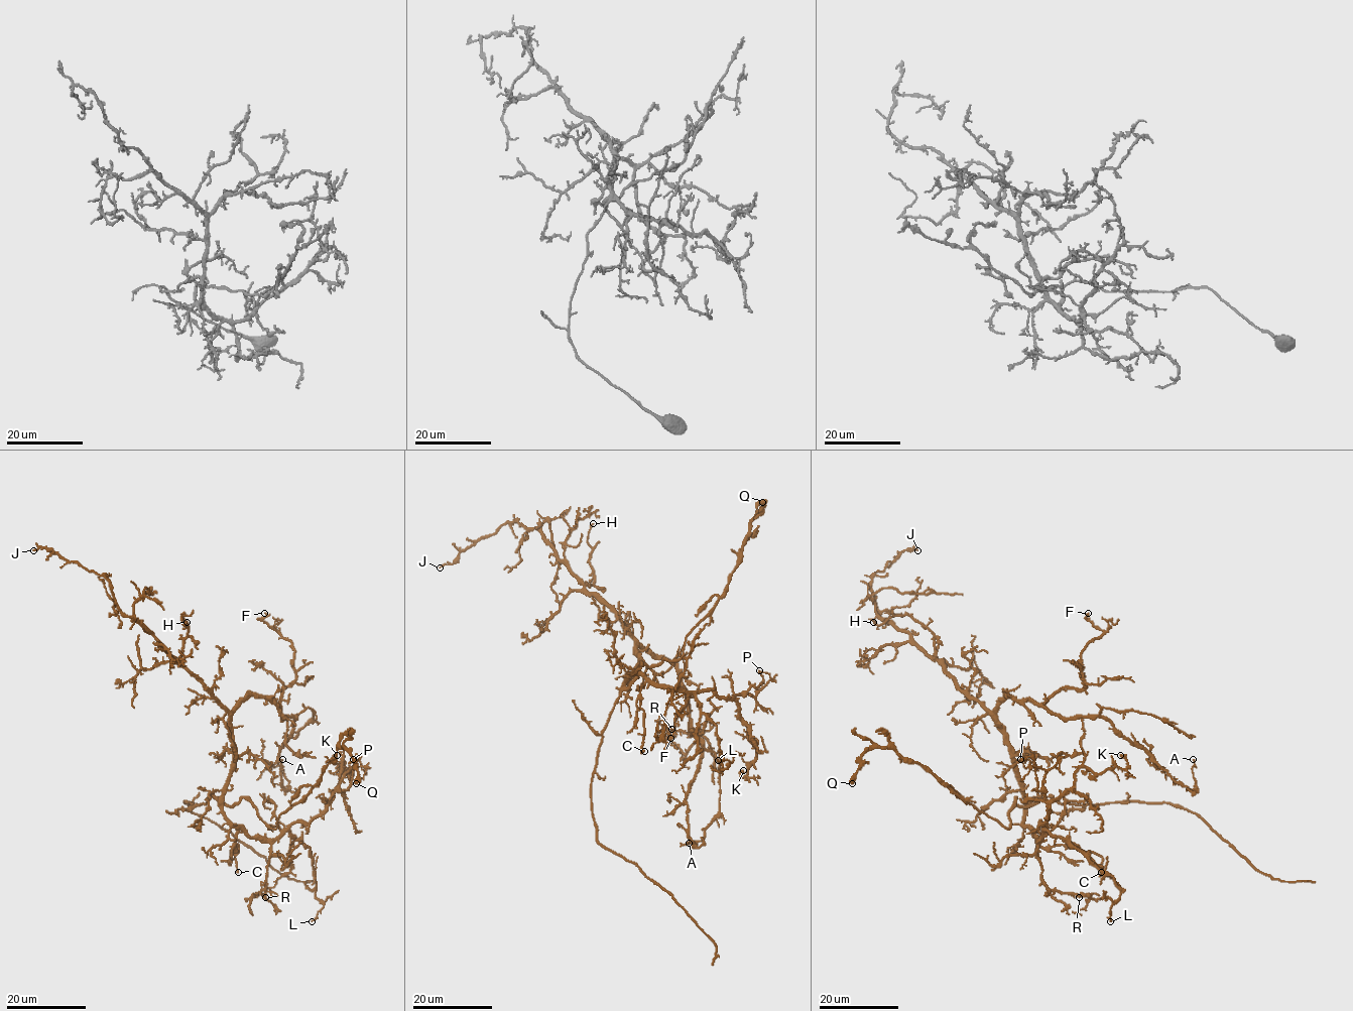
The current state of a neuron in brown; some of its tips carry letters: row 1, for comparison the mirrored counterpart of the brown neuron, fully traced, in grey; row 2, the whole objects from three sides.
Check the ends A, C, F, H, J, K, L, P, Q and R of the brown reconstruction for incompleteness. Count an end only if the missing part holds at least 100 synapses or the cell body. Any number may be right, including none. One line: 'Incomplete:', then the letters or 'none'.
Incomplete: none

